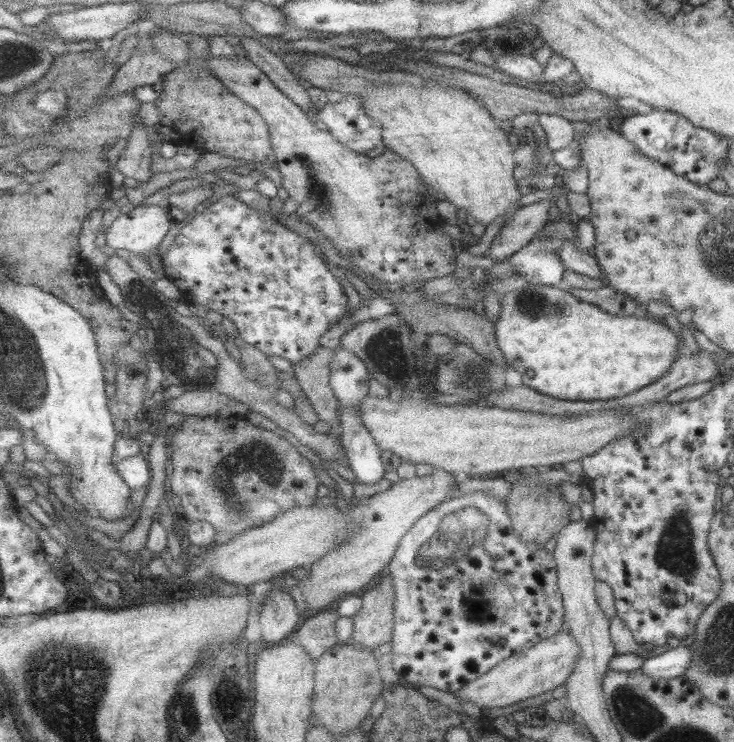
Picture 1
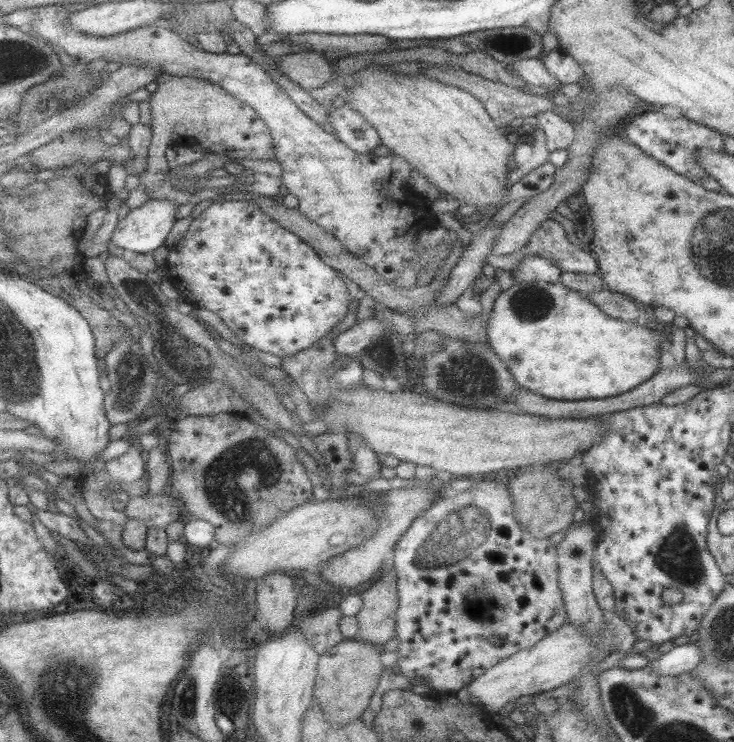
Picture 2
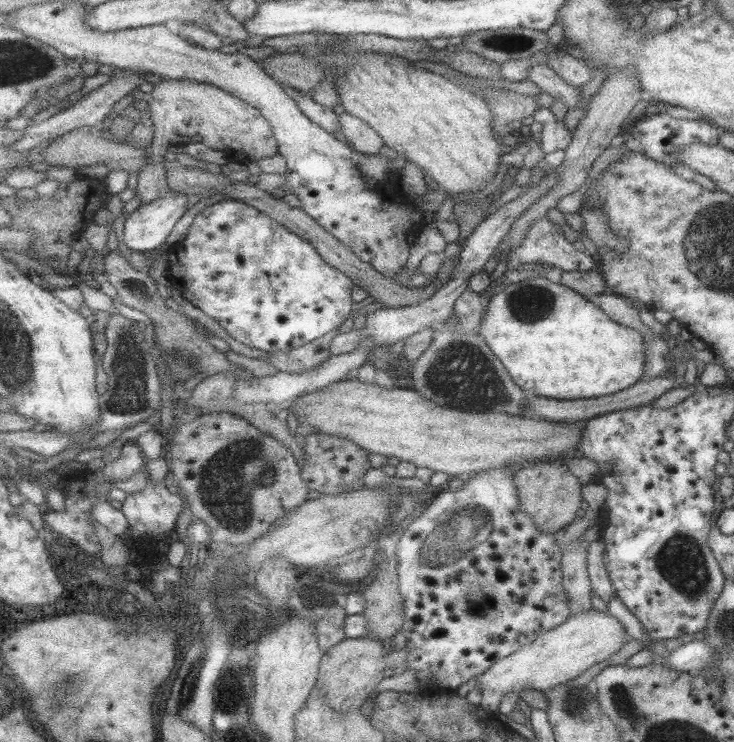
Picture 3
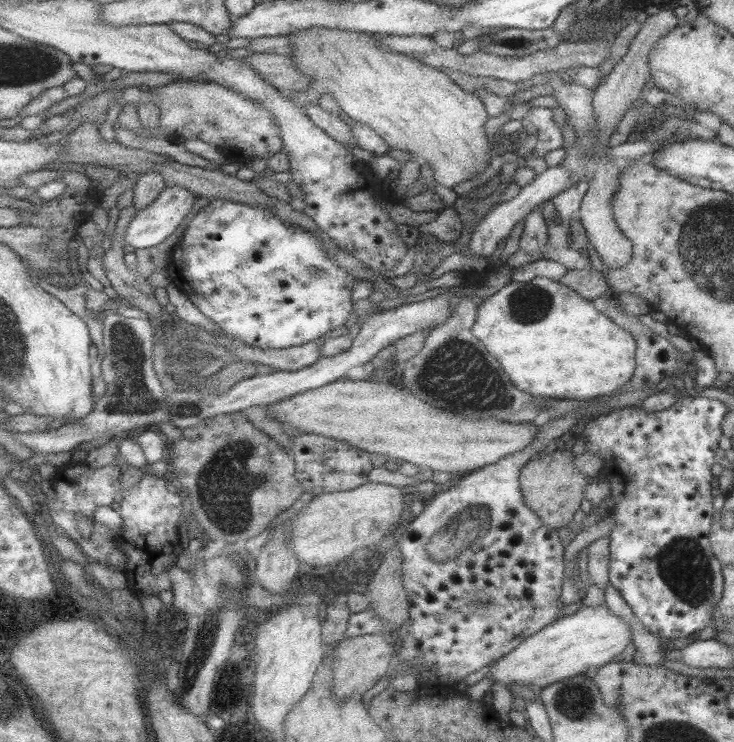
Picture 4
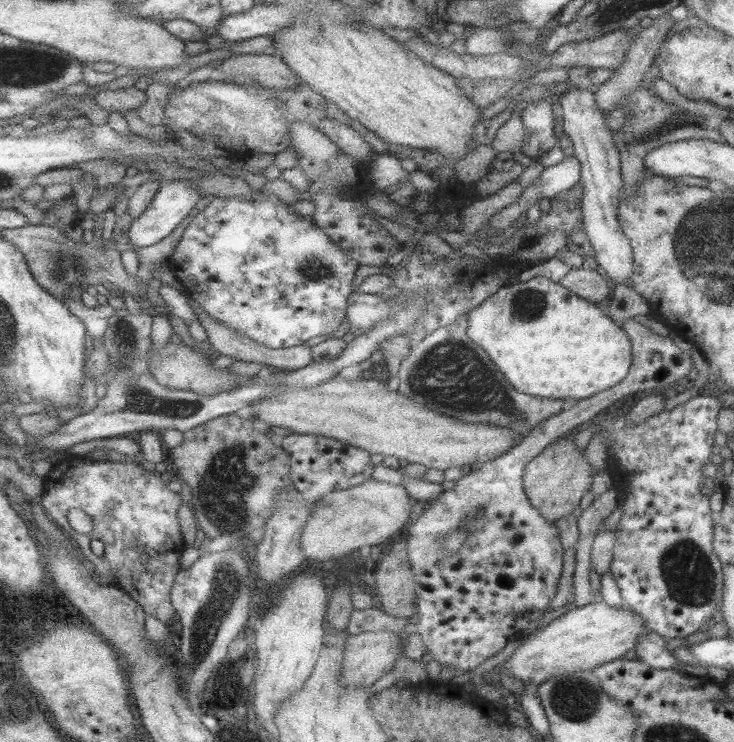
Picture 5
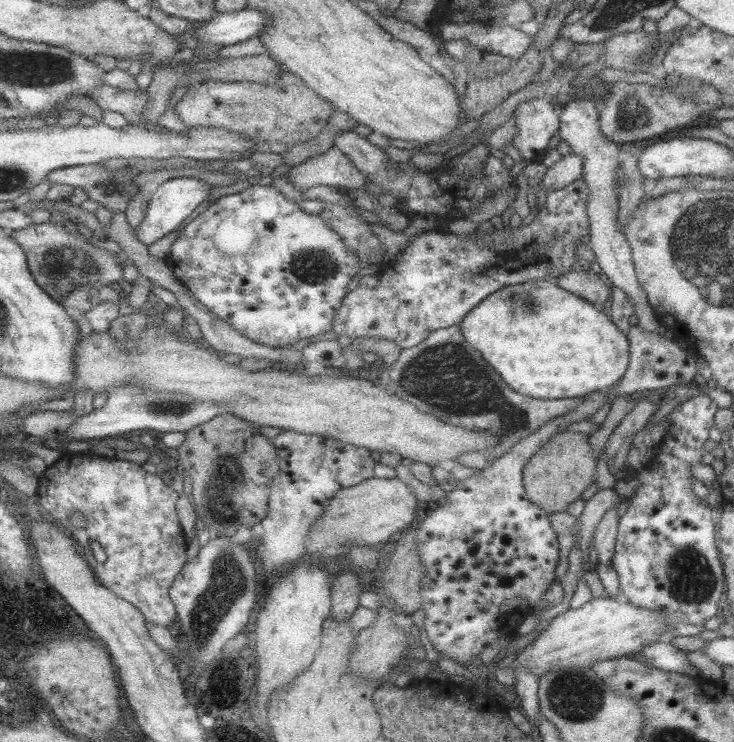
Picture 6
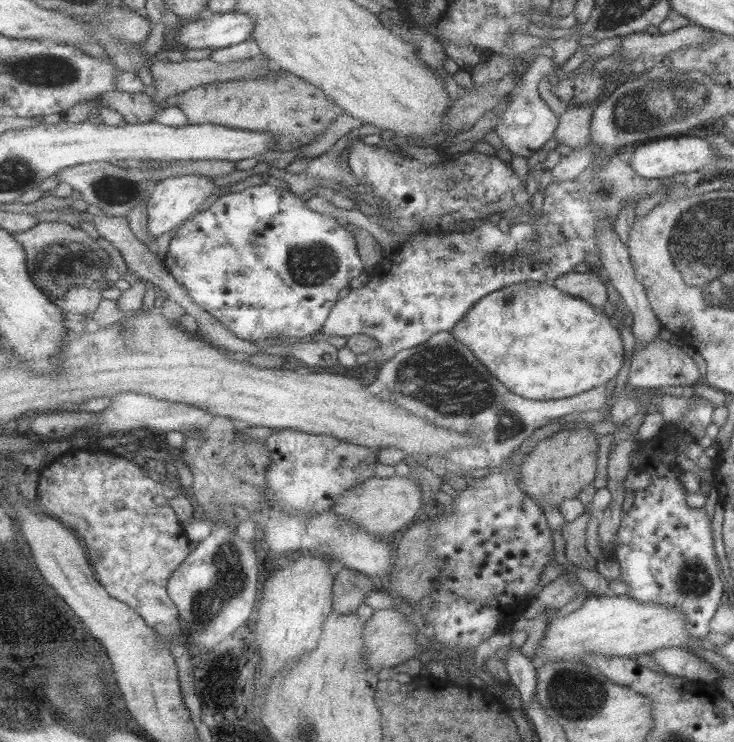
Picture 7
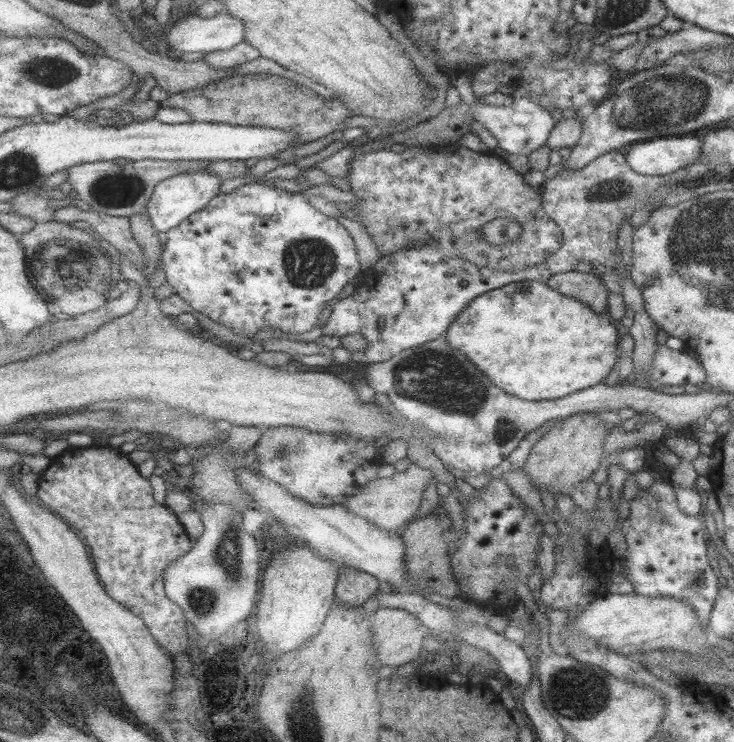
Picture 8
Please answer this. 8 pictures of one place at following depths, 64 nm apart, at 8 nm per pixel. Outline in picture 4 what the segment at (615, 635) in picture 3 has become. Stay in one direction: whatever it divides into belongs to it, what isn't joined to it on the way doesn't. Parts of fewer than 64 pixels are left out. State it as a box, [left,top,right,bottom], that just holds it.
[488,604,632,689]

